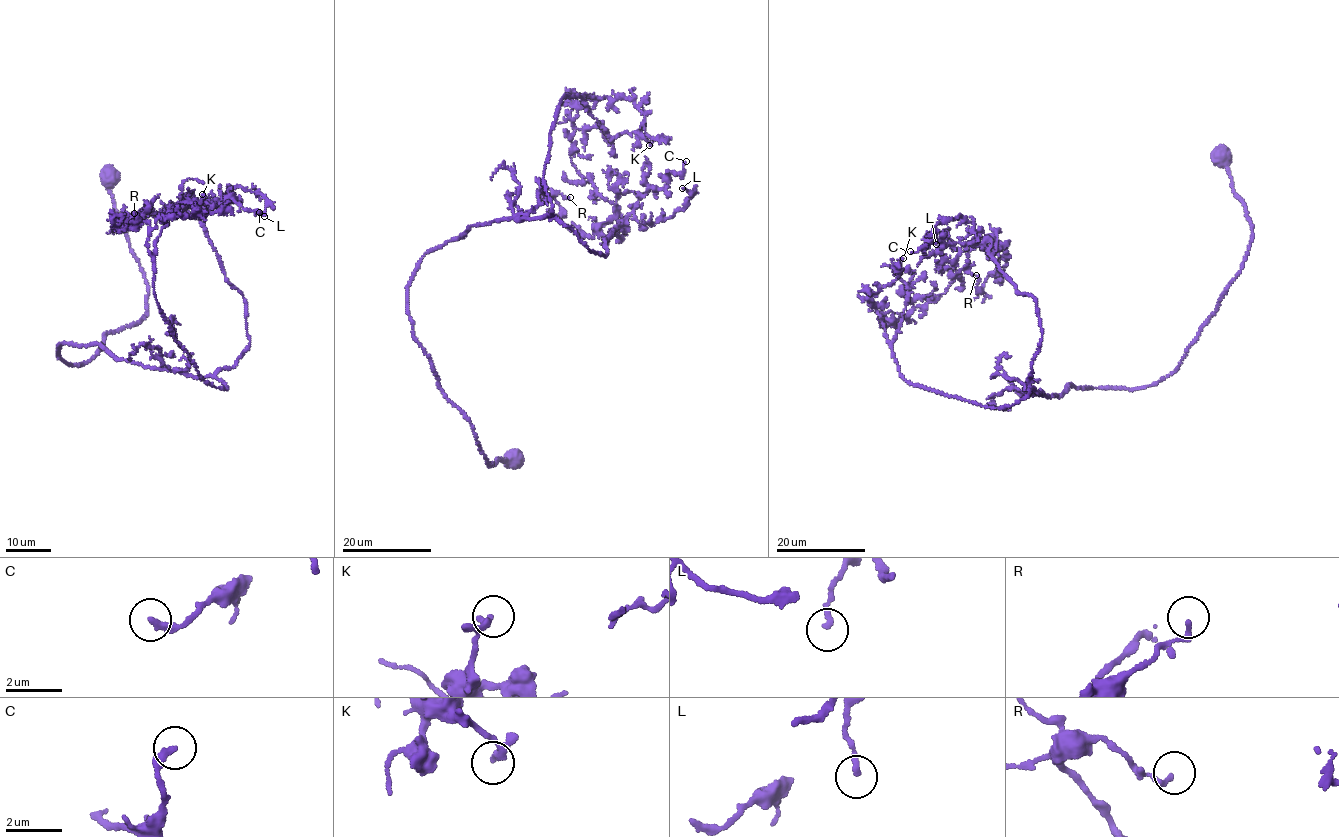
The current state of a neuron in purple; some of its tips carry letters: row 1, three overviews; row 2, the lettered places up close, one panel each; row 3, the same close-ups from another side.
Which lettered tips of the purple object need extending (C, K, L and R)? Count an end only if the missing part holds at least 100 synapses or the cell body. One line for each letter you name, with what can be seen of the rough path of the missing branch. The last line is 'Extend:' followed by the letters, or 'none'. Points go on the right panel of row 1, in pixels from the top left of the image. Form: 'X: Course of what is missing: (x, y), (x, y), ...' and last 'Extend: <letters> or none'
Extend: none

